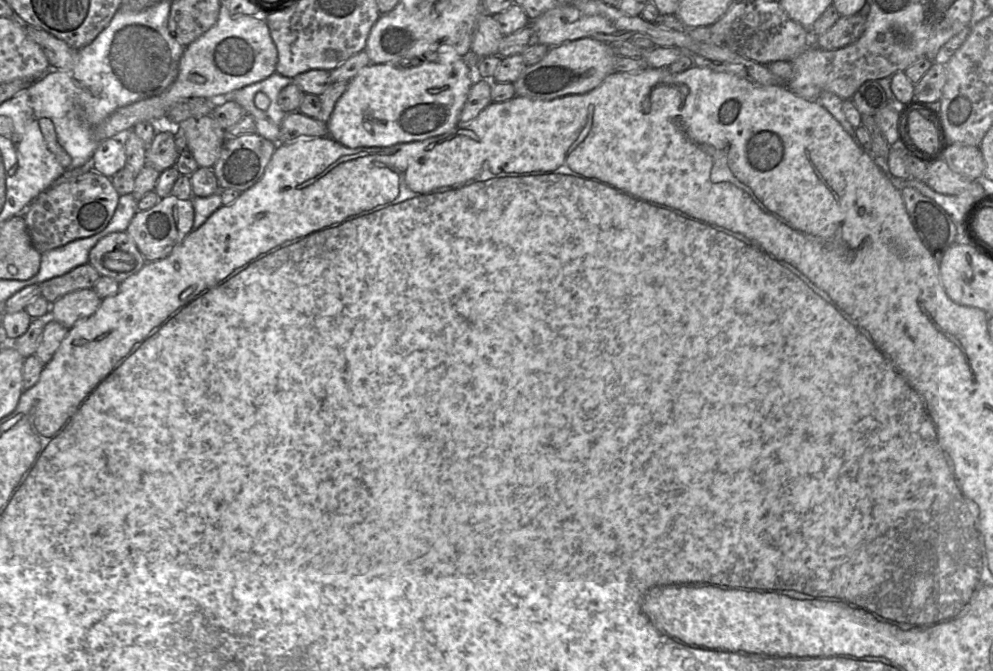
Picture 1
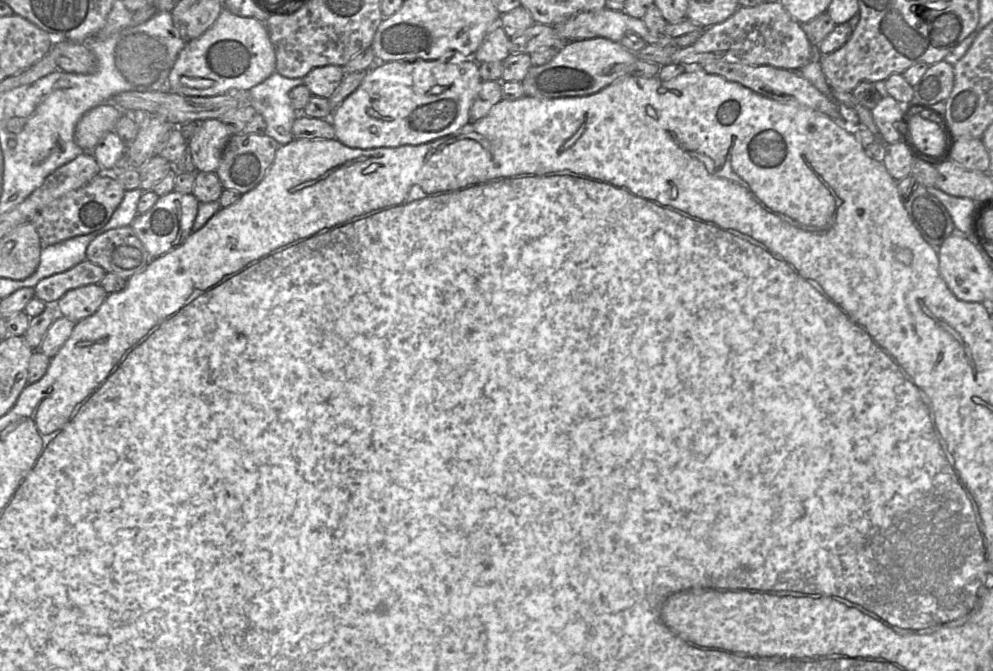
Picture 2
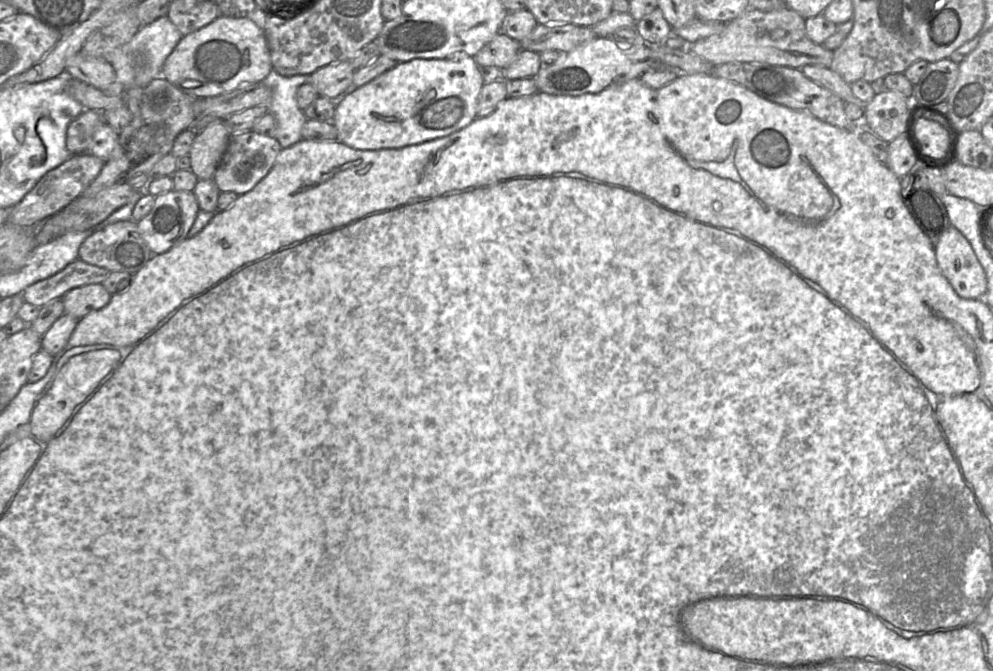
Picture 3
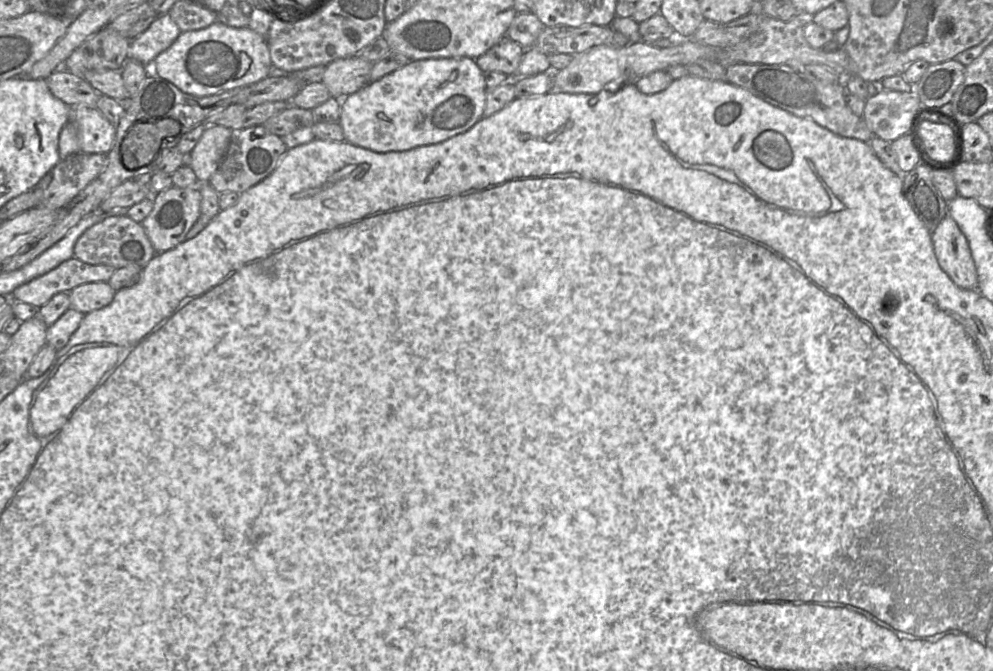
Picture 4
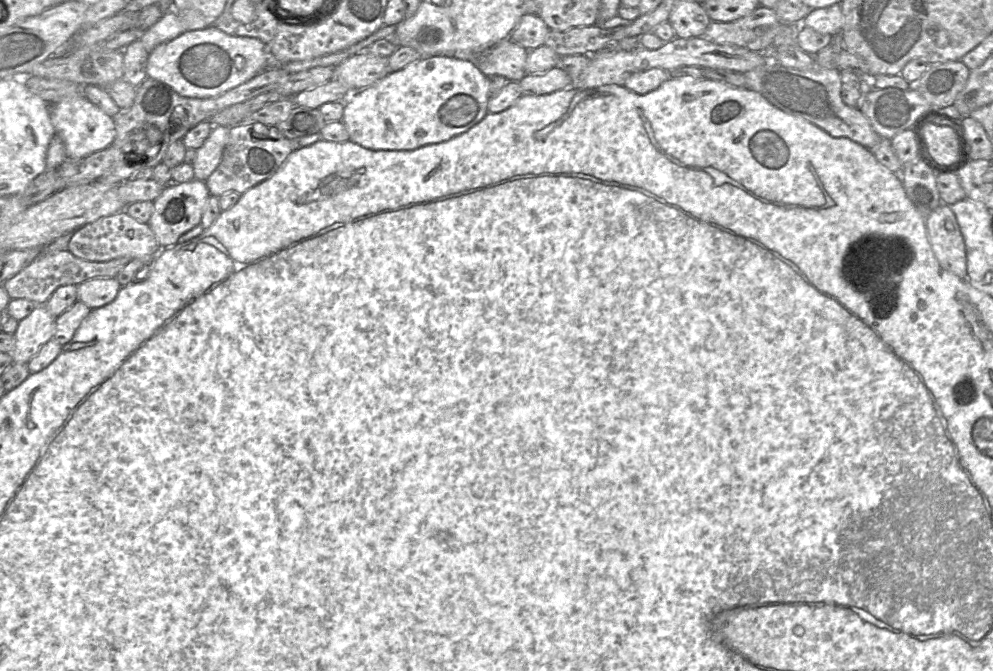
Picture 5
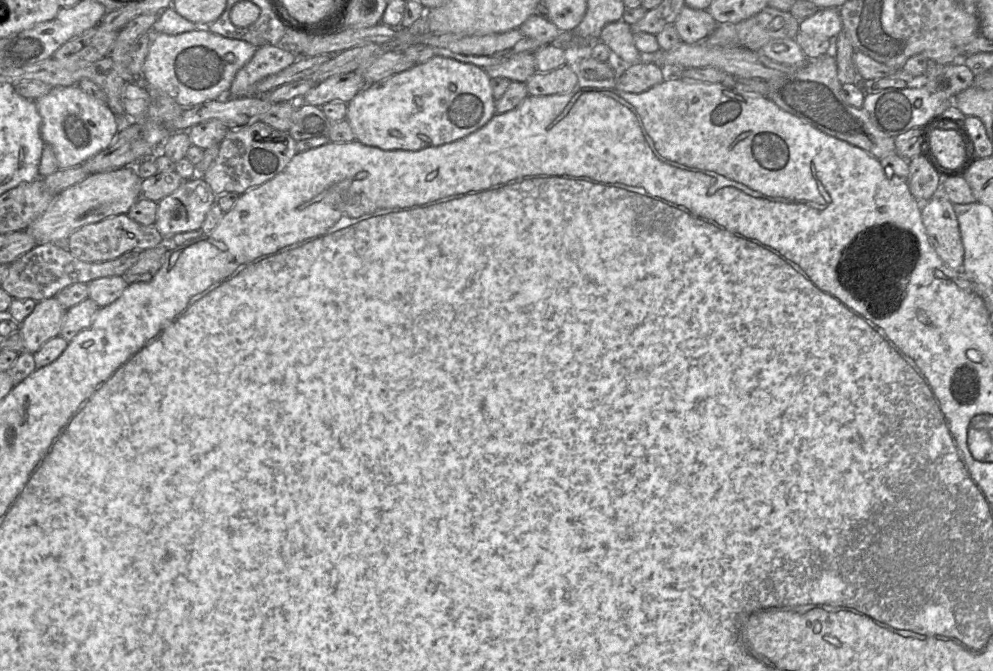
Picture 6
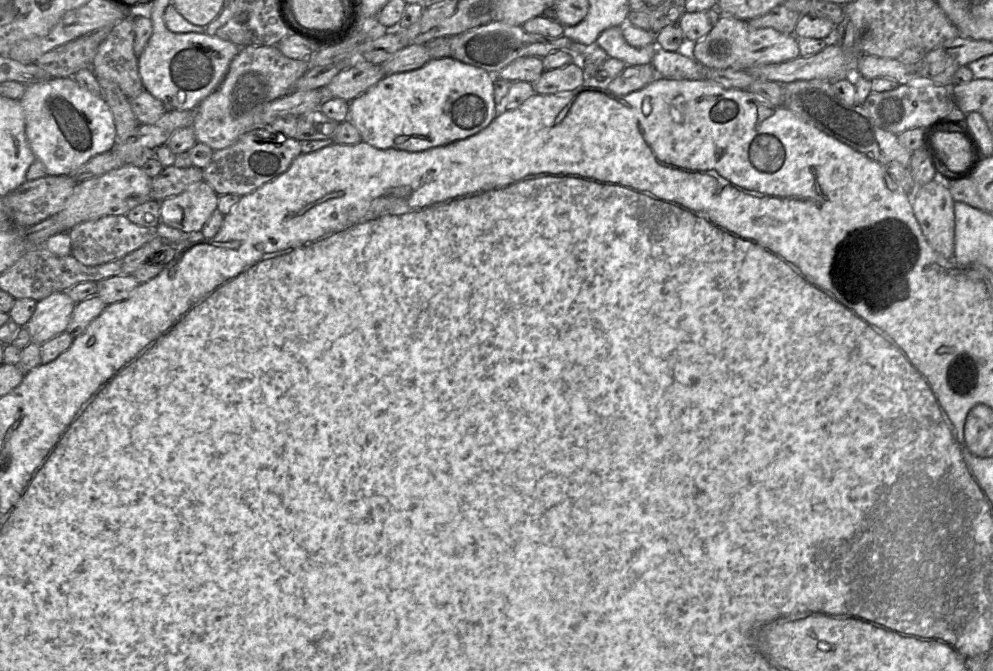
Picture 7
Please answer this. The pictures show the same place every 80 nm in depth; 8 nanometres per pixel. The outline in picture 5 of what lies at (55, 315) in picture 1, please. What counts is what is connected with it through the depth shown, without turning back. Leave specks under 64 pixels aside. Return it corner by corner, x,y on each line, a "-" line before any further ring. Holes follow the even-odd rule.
115,277
89,279
77,285
77,298
90,309
96,309
111,303
121,287

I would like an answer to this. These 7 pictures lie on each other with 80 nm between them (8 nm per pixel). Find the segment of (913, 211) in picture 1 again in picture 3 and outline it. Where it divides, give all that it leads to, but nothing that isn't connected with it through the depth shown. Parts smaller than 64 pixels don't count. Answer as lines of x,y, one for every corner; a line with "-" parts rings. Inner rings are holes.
921,166
900,177
903,202
923,233
934,243
951,226
945,205
929,187

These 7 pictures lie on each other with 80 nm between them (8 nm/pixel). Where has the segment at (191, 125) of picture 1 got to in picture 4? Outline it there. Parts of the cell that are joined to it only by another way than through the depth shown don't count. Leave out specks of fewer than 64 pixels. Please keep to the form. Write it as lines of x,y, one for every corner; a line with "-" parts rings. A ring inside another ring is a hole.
221,125
206,127
191,151
191,168
200,184
208,183
218,169
230,143
232,130

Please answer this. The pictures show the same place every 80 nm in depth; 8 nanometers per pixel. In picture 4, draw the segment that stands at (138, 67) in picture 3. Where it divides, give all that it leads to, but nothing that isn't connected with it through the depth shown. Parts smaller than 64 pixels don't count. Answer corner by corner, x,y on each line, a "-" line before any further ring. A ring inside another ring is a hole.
167,13
158,16
142,34
130,40
128,59
151,67
154,59
168,49
182,31

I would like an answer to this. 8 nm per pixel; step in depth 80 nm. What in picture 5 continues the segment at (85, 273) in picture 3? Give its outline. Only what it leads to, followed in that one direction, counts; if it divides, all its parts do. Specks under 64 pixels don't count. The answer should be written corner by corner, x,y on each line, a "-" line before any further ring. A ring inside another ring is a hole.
43,250
30,264
3,283
10,299
27,299
36,305
45,305
53,292
65,285
79,285
89,279
113,278
130,262
130,258
121,257
106,262
87,261
64,250
56,253
44,253

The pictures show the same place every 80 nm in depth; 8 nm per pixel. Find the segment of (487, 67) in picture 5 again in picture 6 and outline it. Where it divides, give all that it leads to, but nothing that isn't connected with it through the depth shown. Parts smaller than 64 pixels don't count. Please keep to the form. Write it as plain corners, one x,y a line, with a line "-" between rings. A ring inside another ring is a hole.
531,52
518,53
499,65
483,69
490,79
506,78
510,81
526,83
536,73
534,54

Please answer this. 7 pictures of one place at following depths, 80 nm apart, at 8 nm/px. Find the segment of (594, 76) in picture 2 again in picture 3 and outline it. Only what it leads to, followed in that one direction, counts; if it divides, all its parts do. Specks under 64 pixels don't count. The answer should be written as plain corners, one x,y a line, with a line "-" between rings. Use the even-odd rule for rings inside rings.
597,37
572,51
560,53
554,64
541,67
532,77
539,92
567,96
599,93
612,84
640,77
654,62
650,45
639,41
632,47
619,47
611,37

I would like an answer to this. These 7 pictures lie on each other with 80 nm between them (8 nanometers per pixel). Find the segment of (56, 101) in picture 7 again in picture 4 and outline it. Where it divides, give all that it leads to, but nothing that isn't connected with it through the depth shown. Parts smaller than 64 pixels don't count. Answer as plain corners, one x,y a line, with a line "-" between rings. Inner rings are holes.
70,106
71,122
78,127
82,153
108,154
116,137
111,124
96,107

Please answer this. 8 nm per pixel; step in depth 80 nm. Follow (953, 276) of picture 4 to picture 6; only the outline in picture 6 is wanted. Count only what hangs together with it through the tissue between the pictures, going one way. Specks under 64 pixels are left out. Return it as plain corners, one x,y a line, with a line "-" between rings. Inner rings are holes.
940,182
940,195
934,195
929,201
922,203
921,216
926,233
935,249
938,256
944,261
944,263
950,268
961,268
963,264
964,248
961,240
959,224
956,214
953,209
953,204
945,196
942,195
942,188

